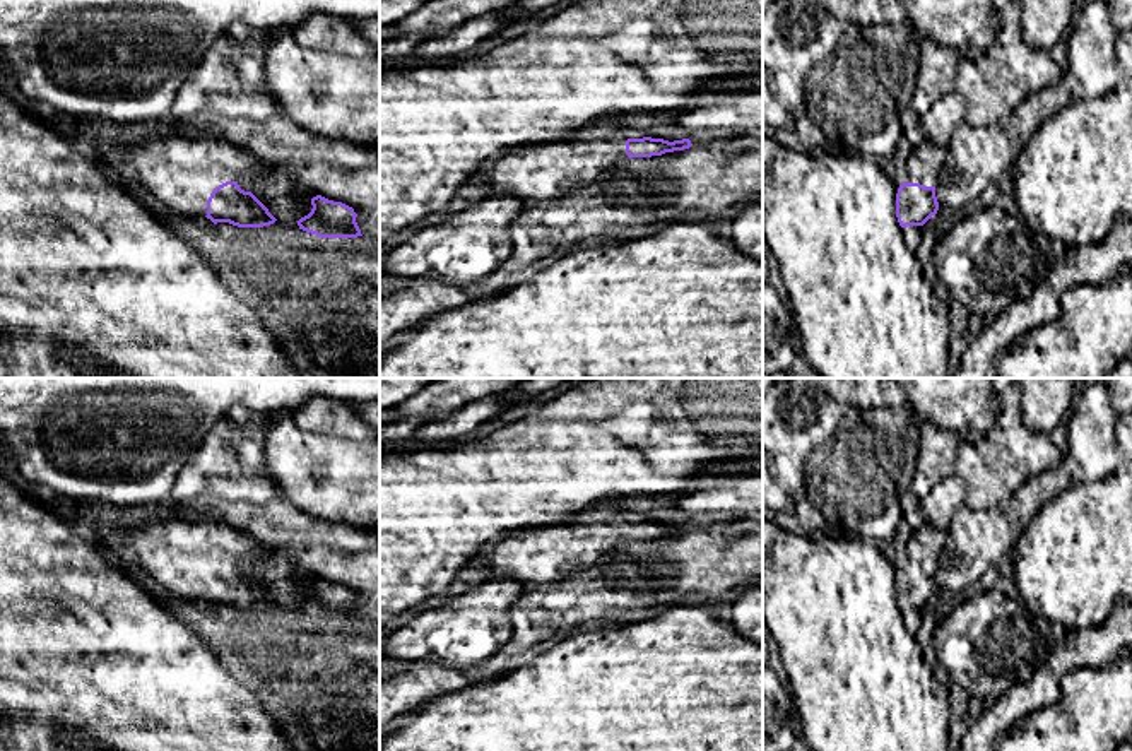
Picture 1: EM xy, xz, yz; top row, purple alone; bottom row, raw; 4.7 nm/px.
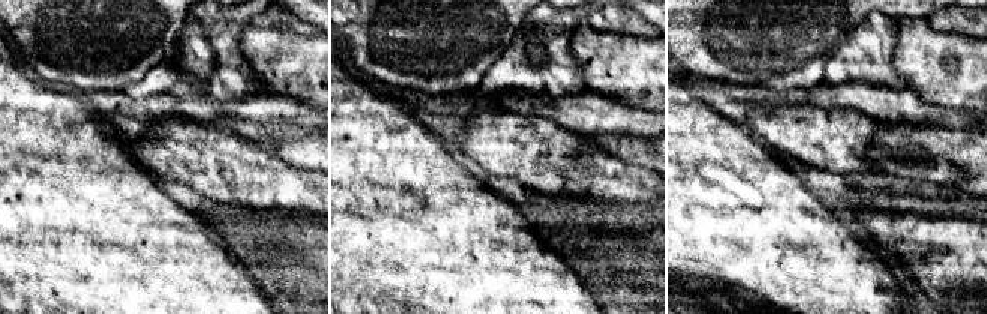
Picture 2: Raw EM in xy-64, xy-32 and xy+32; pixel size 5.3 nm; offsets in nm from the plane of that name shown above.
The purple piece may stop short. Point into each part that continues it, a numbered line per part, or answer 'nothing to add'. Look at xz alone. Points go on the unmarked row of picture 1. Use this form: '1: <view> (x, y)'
1: xz (539, 556)

